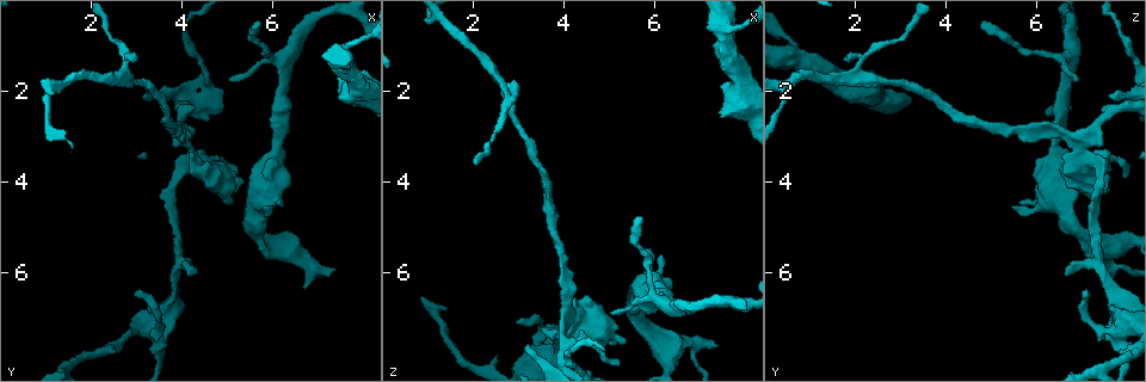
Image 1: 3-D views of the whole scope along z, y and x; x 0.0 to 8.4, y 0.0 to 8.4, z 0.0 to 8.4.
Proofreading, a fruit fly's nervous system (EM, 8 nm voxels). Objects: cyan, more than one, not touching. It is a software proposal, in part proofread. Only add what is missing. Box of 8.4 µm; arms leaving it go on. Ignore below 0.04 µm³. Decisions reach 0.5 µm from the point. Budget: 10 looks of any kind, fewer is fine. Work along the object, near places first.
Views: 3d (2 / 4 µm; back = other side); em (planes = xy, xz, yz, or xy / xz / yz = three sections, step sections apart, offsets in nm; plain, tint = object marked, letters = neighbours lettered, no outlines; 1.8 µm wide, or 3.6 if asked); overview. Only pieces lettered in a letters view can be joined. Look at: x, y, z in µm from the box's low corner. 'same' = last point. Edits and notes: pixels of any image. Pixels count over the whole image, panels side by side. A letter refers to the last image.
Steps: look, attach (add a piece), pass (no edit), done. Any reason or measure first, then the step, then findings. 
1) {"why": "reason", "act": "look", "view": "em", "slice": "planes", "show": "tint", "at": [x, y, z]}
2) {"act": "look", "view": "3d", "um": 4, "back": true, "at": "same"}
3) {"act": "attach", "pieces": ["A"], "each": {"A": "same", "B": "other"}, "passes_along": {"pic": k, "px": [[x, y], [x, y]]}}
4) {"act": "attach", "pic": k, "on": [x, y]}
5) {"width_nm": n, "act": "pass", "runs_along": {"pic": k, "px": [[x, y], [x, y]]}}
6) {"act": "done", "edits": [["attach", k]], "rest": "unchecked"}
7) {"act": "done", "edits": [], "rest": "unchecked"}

{"act": "look", "view": "em", "slice": "yz", "step": 16, "show": "letters", "at": [3.10, 2.20, 7.55]}

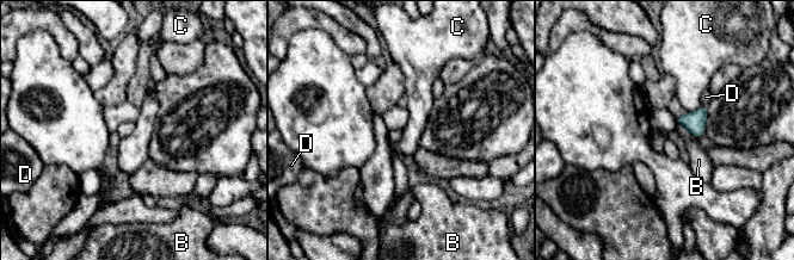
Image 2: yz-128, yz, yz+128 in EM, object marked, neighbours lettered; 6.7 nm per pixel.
{"act": "pass", "each": {"B": "other", "C": "other", "D": "other"}, "border": {"pic": 2, "px": [[701, 104], [695, 110], [687, 112]]}, "found": "none of them fits"}

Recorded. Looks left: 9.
{"why": "four or more arms meet", "act": "look", "view": "3d", "um": 2, "back": true, "at": [4.30, 3.55, 7.20]}

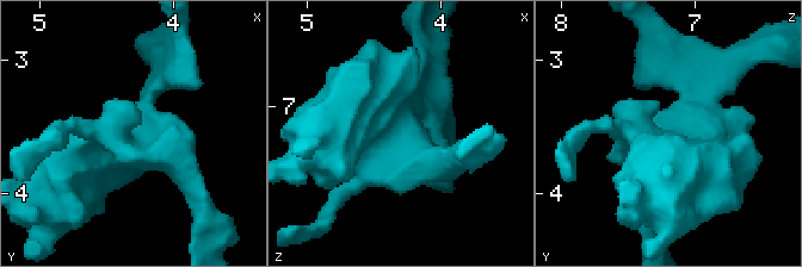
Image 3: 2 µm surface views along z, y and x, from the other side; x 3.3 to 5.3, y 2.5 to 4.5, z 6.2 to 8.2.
{"act": "look", "view": "em", "slice": "xy", "step": 4, "show": "tint", "at": [4.26, 3.58, 7.18]}

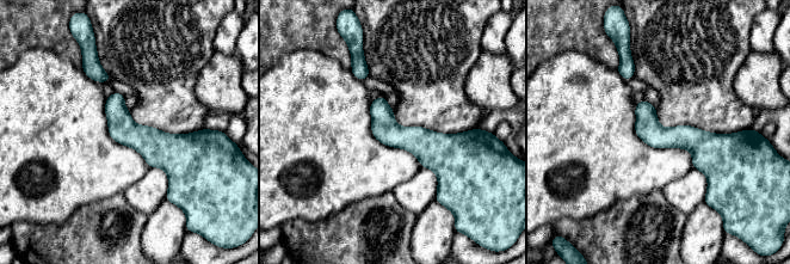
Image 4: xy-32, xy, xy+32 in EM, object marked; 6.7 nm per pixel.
{"why": "another direction", "act": "look", "view": "em", "slice": "planes", "show": "letters", "at": "same"}

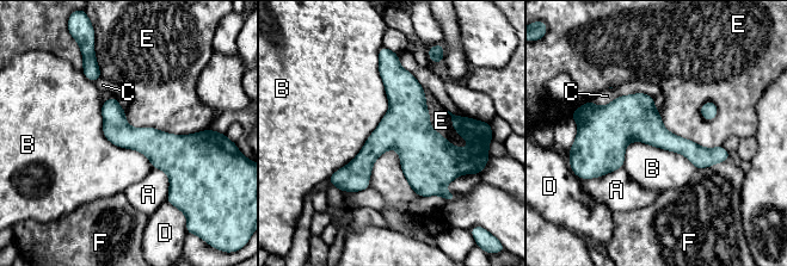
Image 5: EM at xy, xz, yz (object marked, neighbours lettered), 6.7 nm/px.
{"act": "pass", "each": {"A": "other", "B": "other", "C": "other", "D": "other", "E": "other", "F": "other"}, "runs_along": {"pic": 5, "px": [[588, 128], [725, 156]]}, "found": "no lettered piece goes on from it"}

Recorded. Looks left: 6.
{"why": "three-way junction", "act": "look", "view": "3d", "um": 4, "back": true, "at": [3.45, 7.25, 7.75]}

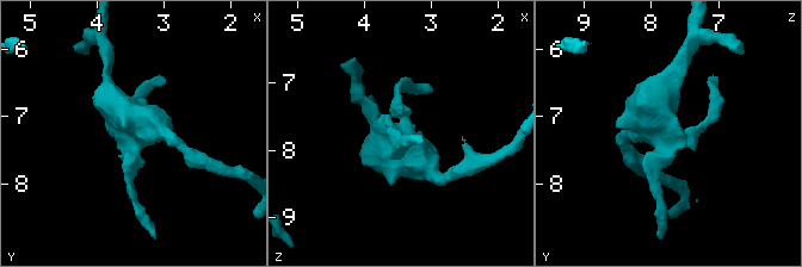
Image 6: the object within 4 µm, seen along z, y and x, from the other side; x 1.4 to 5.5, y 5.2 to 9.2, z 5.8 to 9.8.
{"why": "now the EM", "act": "look", "view": "em", "um": 3.6, "slice": "yz", "step": 16, "show": "letters", "at": [3.40, 7.20, 7.80]}

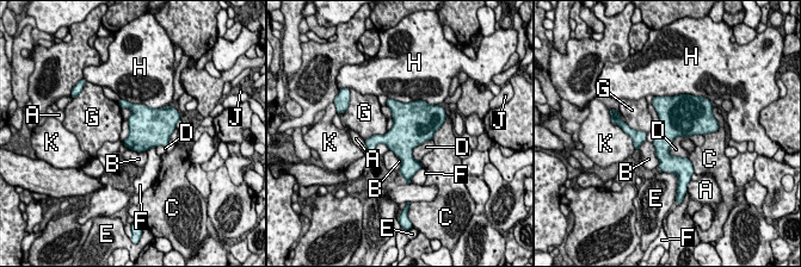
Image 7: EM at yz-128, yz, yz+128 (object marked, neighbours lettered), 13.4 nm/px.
{"longest_contact_nm": ["H", 600], "act": "pass", "each": {"A": "other", "B": "other", "C": "other", "D": "other", "E": "other", "F": "other", "G": "other", "H": "other", "J": "other", "K": "other"}, "border": {"pic": 7, "px": [[387, 131], [364, 141]]}, "found": "no lettered piece goes on from it"}

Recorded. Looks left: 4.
{"why": "an open end", "act": "look", "view": "3d", "um": 2, "at": [7.35, 5.90, 7.60]}

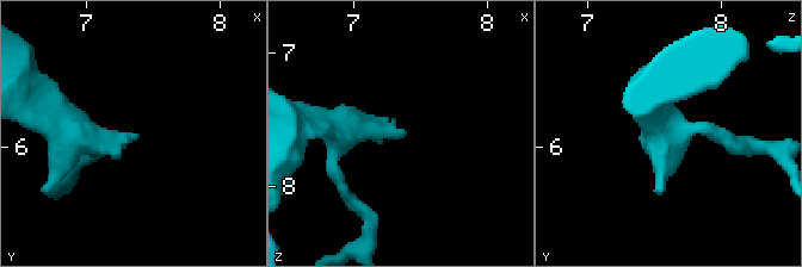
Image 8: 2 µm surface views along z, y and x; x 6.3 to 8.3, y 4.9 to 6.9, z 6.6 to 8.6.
{"why": "shape alone is not enough", "act": "look", "view": "em", "slice": "xz", "step": 16, "show": "plain", "at": [7.36, 5.94, 7.62]}

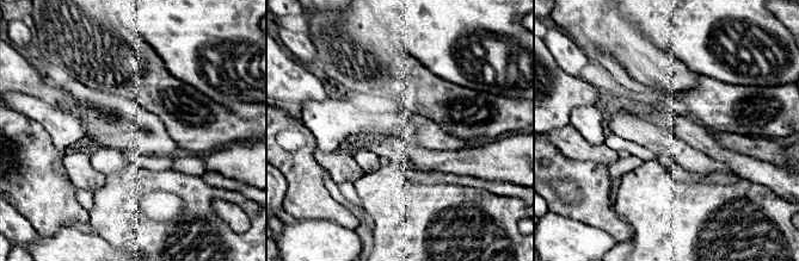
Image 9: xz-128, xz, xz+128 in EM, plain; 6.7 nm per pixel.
{"why": "see the neighbours", "act": "look", "view": "em", "slice": "xz", "step": 16, "show": "letters", "at": "same"}

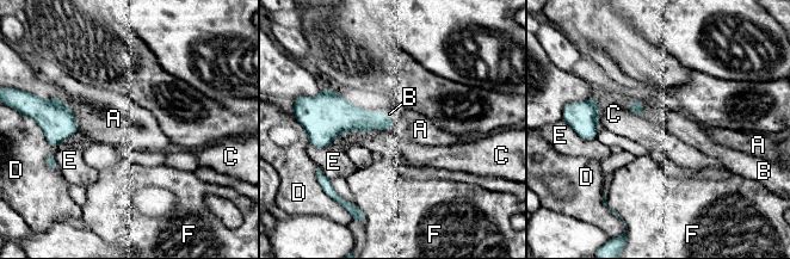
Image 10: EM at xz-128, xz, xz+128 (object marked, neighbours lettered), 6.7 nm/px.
{"longest_contact_nm": ["A", 280], "act": "attach", "pieces": ["B"], "each": {"A": "other", "B": "same", "C": "other", "D": "other", "E": "other", "F": "other"}, "found": "the neuron continues"}

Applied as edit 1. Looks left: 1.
{"act": "done", "edits": [["attach", 10]], "rest": "unchecked"}

